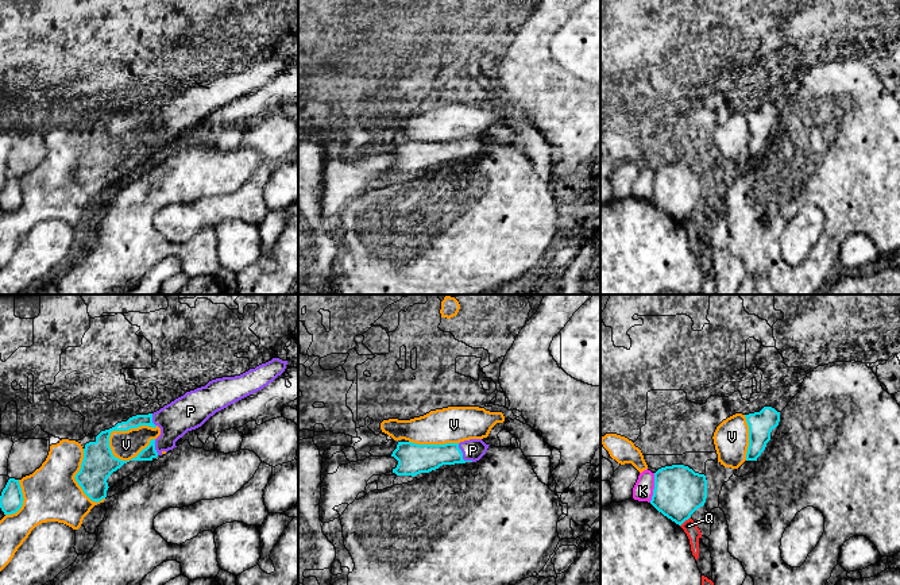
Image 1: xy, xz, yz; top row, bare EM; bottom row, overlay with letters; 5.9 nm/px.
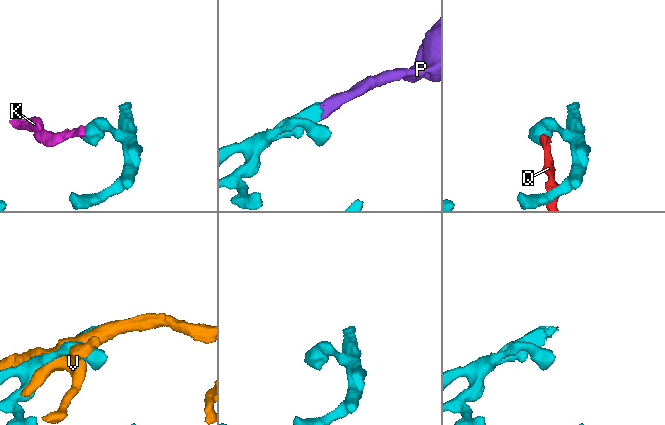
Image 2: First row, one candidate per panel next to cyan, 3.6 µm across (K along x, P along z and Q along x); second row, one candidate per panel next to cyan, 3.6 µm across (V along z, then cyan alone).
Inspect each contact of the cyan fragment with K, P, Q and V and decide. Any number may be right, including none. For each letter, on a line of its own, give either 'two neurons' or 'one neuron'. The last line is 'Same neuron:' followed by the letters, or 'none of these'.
K: two neurons
P: one neuron
Q: two neurons
V: two neurons
Same neuron: P

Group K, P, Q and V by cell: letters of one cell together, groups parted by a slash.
K / P / Q / V

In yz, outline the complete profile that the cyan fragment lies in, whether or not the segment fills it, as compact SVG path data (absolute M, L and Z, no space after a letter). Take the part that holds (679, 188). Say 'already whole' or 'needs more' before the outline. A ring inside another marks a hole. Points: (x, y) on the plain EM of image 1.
already whole; M672 162L654 170L650 201L664 213L681 223L704 203L707 177L684 162Z

